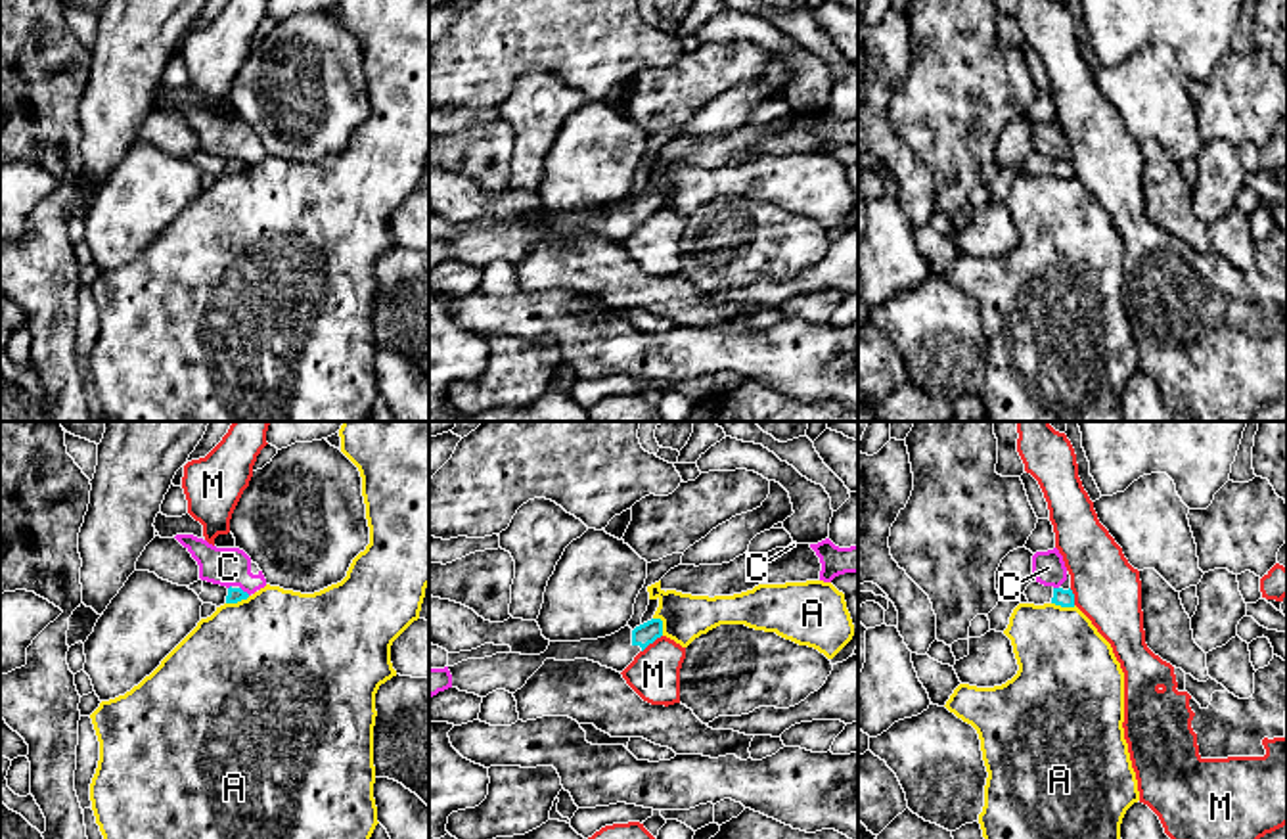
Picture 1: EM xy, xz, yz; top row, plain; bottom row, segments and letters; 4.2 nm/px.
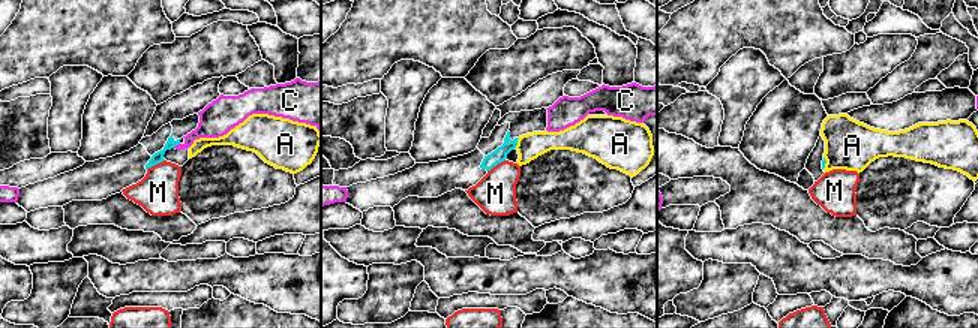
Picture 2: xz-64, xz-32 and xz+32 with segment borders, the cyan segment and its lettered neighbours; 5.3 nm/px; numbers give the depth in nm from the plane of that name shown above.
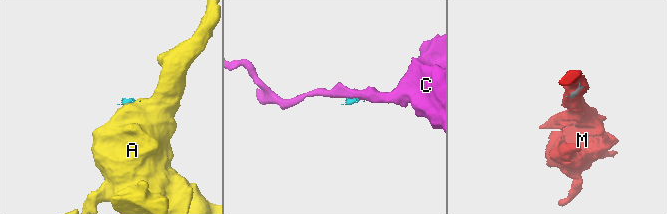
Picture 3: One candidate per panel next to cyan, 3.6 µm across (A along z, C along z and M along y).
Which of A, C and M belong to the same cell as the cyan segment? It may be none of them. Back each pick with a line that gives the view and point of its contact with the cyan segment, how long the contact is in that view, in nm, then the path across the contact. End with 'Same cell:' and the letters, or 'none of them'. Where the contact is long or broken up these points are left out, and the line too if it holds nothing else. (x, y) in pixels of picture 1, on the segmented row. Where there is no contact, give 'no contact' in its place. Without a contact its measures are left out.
Same cell: none of them

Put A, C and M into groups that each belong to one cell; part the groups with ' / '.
A / C / M

